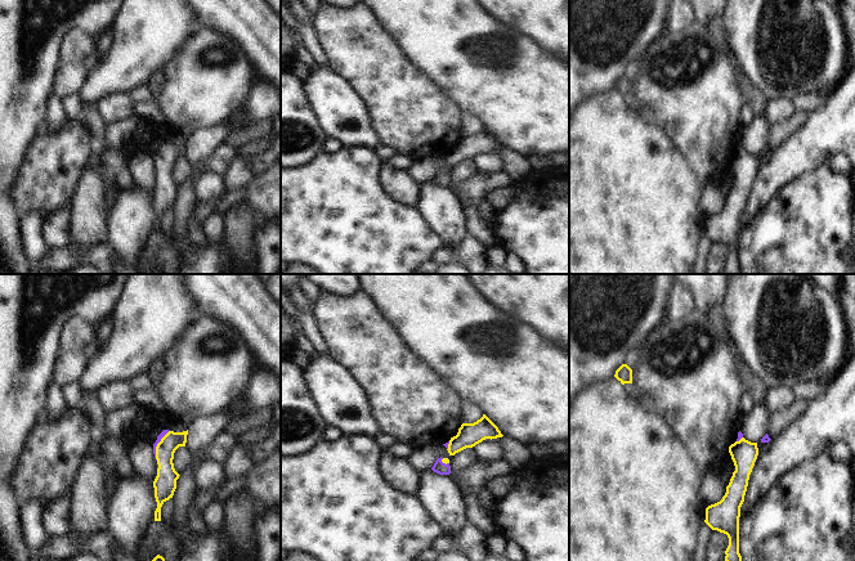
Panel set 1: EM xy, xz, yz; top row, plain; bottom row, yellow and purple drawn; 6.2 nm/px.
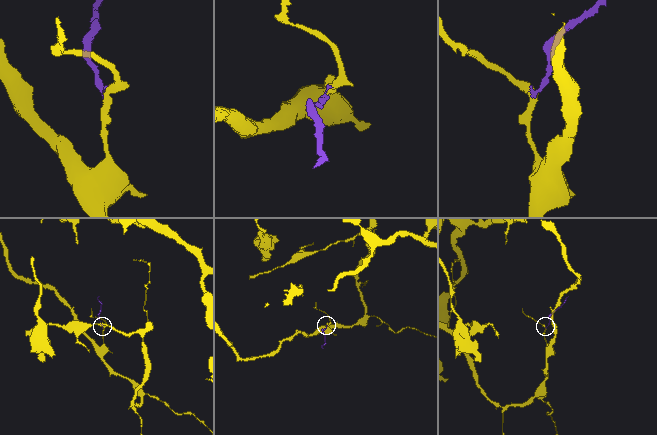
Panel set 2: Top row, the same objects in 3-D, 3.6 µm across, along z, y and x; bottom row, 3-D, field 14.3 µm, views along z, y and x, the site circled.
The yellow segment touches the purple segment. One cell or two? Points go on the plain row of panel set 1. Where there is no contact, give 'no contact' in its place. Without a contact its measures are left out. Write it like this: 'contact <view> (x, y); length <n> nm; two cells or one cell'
contact xy (157, 157); length 200 nm; one cell

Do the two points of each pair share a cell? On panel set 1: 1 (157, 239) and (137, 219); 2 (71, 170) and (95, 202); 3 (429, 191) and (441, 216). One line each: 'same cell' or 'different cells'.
1: different cells
2: different cells
3: same cell

